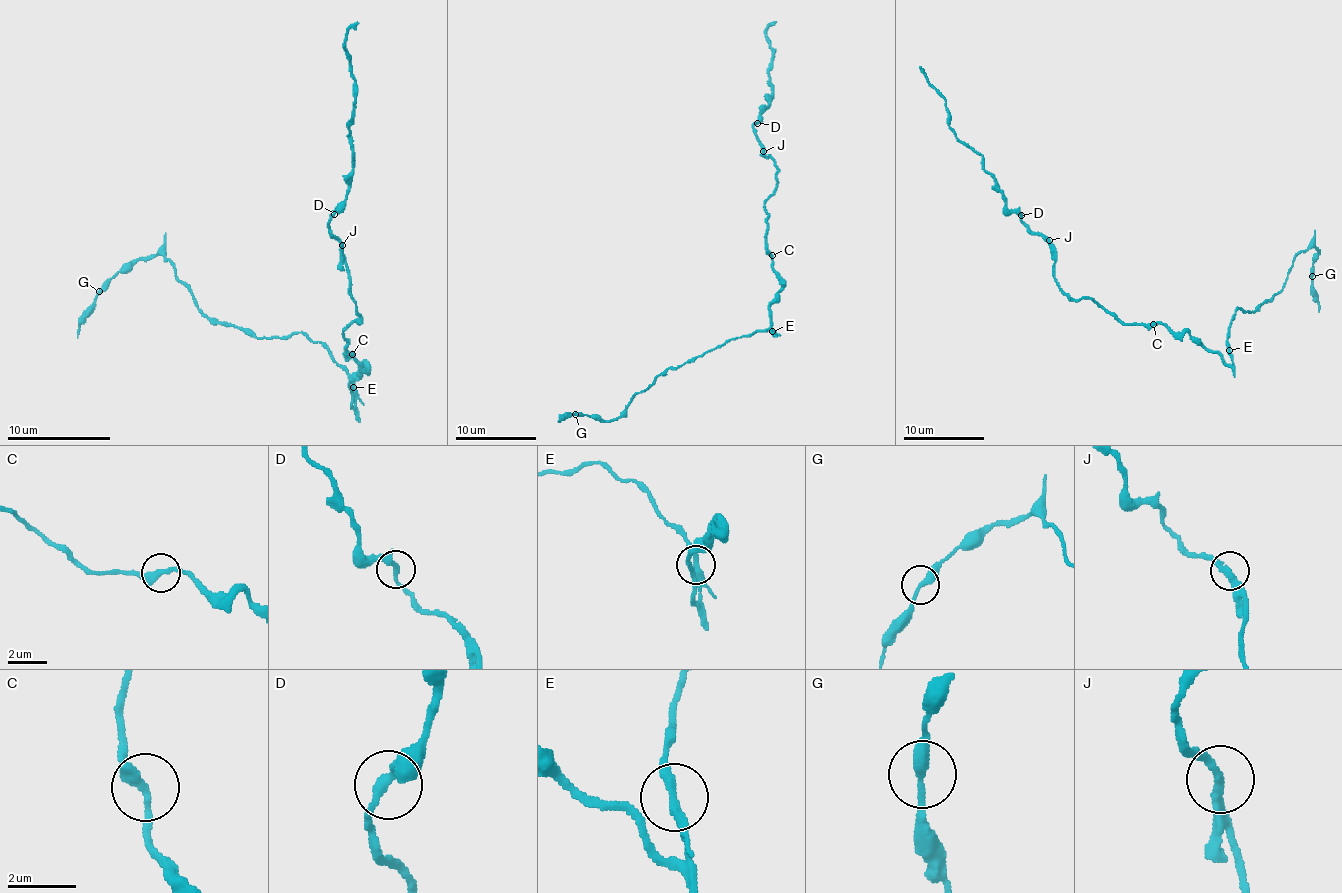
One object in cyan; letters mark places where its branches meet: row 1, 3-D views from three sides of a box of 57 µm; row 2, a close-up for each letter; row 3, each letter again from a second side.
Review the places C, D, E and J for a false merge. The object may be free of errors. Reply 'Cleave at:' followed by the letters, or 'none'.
Cleave at: E

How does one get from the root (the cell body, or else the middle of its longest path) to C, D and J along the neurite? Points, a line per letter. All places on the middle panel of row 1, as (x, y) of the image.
C: (776, 271), (772, 267), (772, 255)
D: (776, 271), (765, 241), (767, 213), (763, 203), (774, 193), (778, 169), (753, 133), (757, 123)
J: (776, 271), (772, 267), (772, 253), (765, 241), (767, 213), (763, 203), (774, 193), (778, 169), (763, 151)

